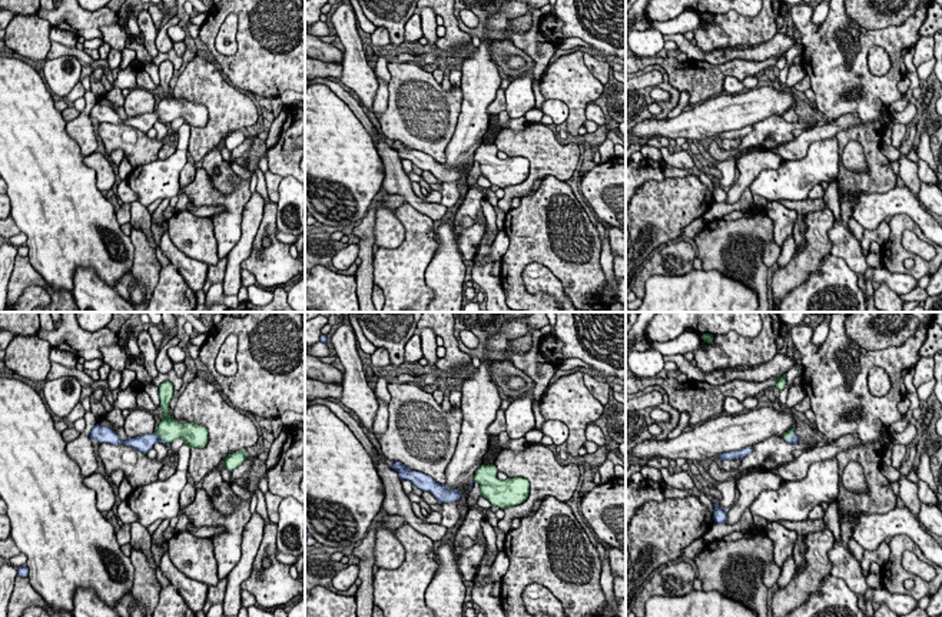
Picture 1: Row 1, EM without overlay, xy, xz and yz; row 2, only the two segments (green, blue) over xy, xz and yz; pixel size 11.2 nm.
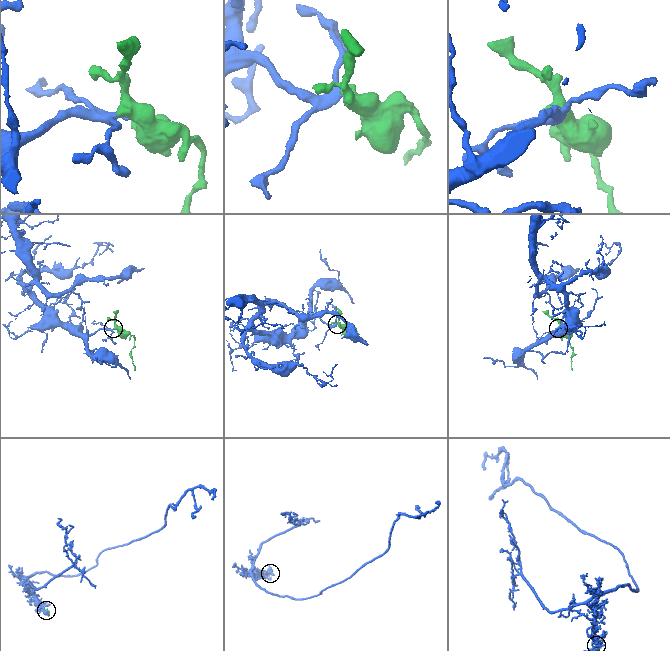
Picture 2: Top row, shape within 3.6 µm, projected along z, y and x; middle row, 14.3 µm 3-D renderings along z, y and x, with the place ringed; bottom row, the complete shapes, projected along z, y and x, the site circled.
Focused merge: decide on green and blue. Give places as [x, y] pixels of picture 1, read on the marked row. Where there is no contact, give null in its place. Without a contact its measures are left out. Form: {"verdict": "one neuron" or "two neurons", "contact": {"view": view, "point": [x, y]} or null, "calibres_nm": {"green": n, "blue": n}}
{"verdict": "one neuron", "contact": {"view": "xy", "point": [162, 438]}, "calibres_nm": {"green": 260, "blue": 190}}

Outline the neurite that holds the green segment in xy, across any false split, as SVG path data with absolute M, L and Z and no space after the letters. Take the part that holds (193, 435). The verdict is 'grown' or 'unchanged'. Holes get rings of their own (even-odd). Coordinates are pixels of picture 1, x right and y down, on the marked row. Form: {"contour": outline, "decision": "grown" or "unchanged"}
{"contour": "M163 381L159 385L160 408L165 417L159 422L155 432L135 438L127 437L123 441L112 428L96 424L89 437L92 439L97 439L99 442L115 445L125 444L143 454L147 454L156 442L170 445L178 438L182 438L183 444L186 444L189 448L203 448L208 444L208 429L193 422L179 424L169 414L169 402L173 397L173 391L173 385L169 381Z", "decision": "grown"}

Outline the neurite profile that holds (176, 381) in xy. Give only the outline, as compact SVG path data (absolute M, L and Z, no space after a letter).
M175 369L166 374L157 374L152 382L159 387L163 381L169 381L173 385L175 391L179 391L182 387L182 378L176 375Z

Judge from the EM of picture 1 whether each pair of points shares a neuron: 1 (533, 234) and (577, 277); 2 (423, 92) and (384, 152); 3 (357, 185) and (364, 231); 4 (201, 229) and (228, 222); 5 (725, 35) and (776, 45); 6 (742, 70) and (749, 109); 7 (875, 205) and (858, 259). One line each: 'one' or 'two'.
1: one
2: two
3: two
4: two
5: two
6: two
7: two

